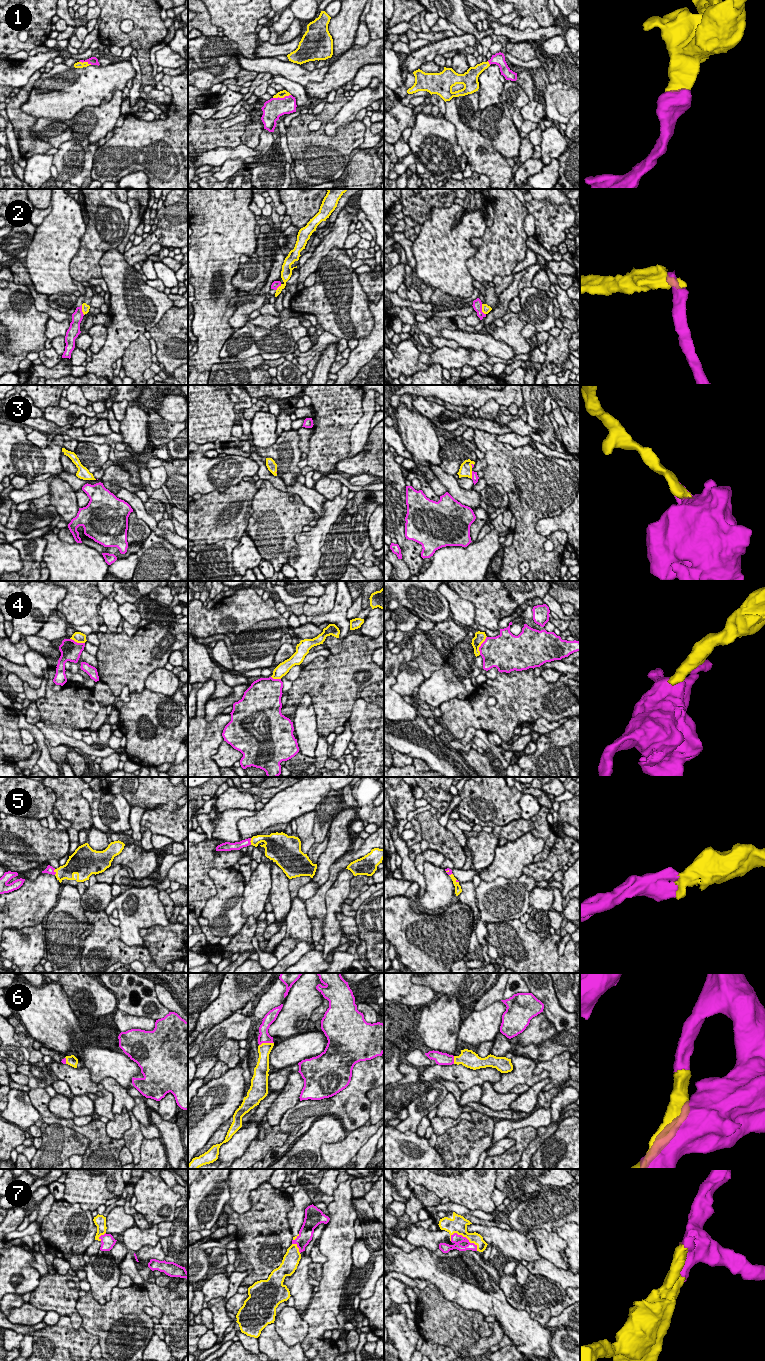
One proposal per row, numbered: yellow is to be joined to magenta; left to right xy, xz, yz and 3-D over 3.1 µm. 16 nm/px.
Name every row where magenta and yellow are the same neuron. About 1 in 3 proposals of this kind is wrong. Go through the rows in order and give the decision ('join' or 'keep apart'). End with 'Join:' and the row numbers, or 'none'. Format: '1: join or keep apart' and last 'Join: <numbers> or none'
1: join
2: keep apart
3: join
4: keep apart
5: join
6: join
7: join
Join: 1, 3, 5, 6, 7

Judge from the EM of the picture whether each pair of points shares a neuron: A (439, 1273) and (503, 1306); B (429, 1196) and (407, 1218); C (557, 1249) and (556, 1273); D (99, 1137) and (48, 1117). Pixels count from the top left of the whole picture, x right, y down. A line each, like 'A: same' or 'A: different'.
A: same
B: same
C: different
D: same

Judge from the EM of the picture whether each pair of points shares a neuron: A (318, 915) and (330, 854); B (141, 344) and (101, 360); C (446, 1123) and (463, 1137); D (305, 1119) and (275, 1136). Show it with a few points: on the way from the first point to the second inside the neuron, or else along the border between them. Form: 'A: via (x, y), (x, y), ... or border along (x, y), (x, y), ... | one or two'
A: border along (335, 861), (330, 866), (329, 877), (319, 887) | two
B: border along (141, 333), (130, 343), (121, 357) | two
C: border along (470, 1113), (471, 1121), (461, 1119), (437, 1136) | two
D: border along (279, 1124), (288, 1136), (282, 1145), (269, 1152) | two

